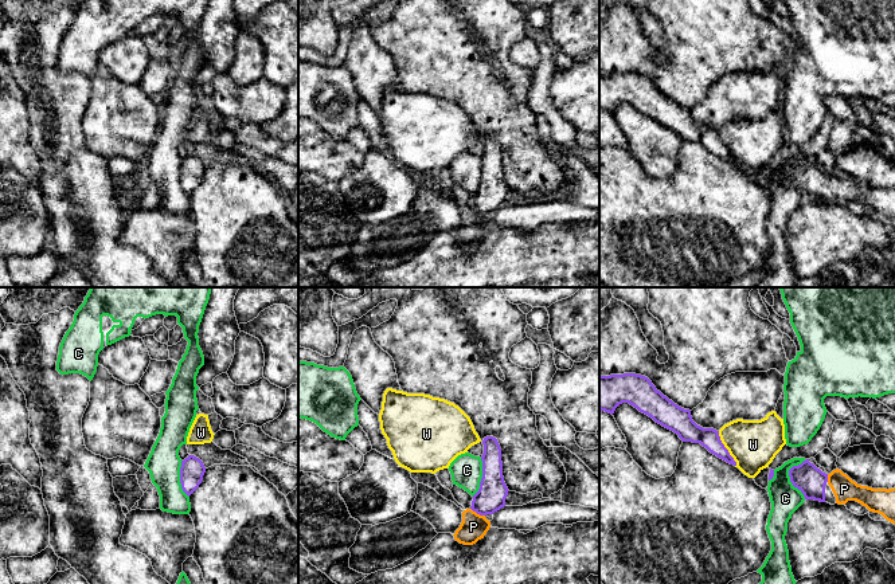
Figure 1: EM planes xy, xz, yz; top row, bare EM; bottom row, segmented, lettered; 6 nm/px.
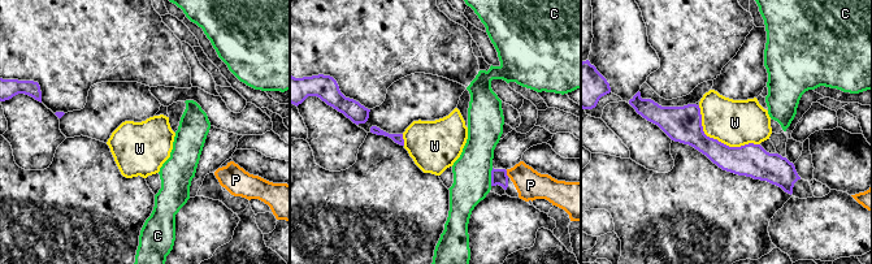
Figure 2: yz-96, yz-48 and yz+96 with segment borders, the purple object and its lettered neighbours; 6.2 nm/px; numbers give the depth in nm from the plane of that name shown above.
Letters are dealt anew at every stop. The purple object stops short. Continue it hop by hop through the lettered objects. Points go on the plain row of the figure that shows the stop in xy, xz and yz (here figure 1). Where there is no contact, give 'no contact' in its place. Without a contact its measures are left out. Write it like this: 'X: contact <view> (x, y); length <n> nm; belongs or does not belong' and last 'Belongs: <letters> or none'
C: contact yz (789, 175); length 240 nm; does not belong
P: contact xz (477, 212); length 100 nm; belongs
W: contact yz (726, 148); length 240 nm; does not belong
Belongs: P

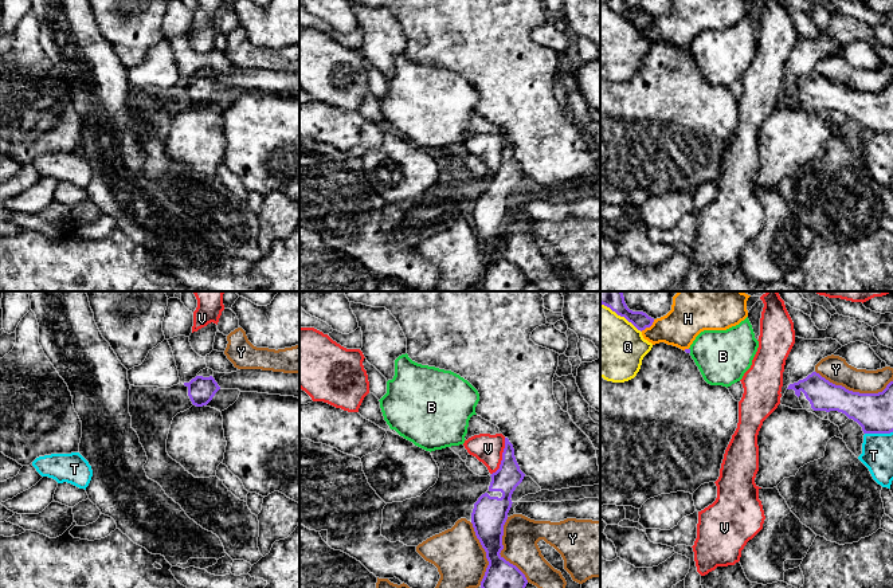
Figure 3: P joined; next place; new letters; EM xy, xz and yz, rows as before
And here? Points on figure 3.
B: contact yz (689, 50); length 30 nm; does not belong
H: contact yz (647, 26); length 110 nm; does not belong
Q: contact yz (621, 15); length 300 nm; does not belong
T: contact yz (878, 132); length 170 nm; does not belong
V: contact xz (502, 156); length 240 nm; does not belong
Y: contact yz (854, 91); length 460 nm; does not belong
Belongs: none

